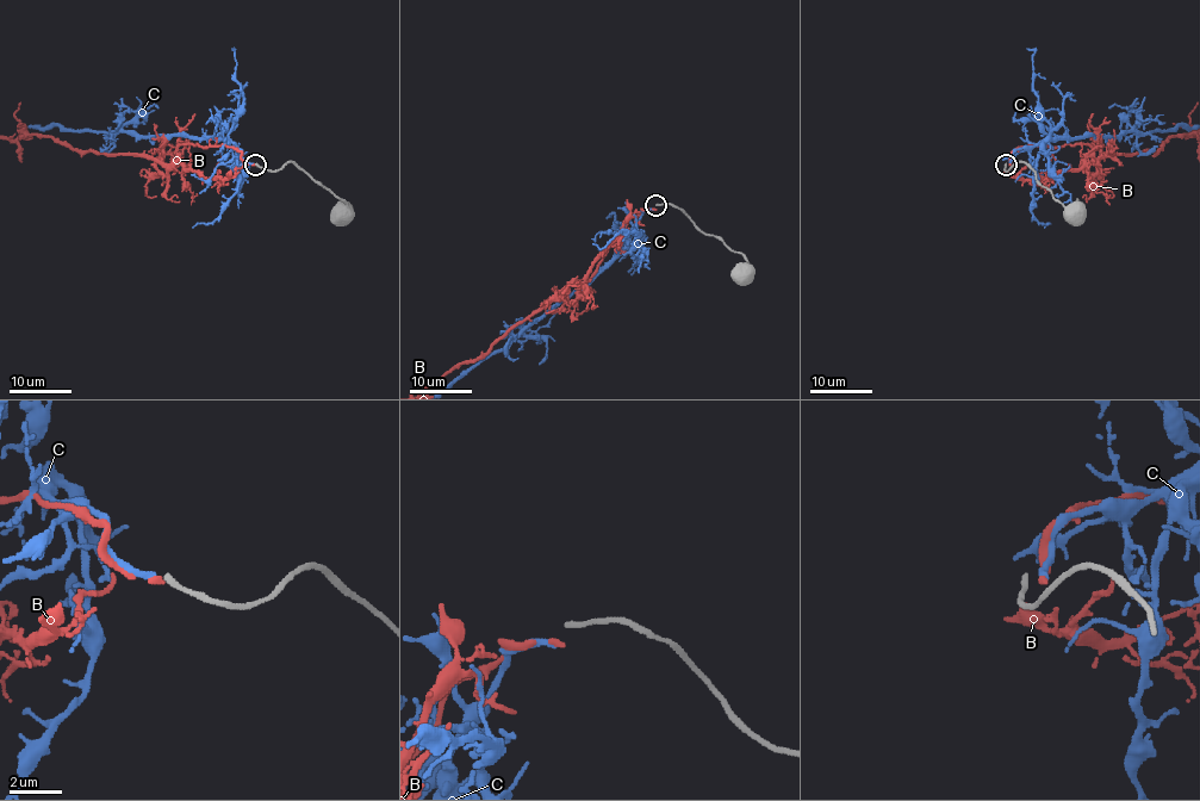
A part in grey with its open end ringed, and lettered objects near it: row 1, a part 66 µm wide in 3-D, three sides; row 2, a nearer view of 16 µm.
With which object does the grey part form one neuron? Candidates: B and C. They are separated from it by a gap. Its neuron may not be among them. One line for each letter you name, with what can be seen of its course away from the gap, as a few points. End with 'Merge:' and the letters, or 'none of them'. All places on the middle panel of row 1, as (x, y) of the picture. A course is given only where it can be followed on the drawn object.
Merge: B

